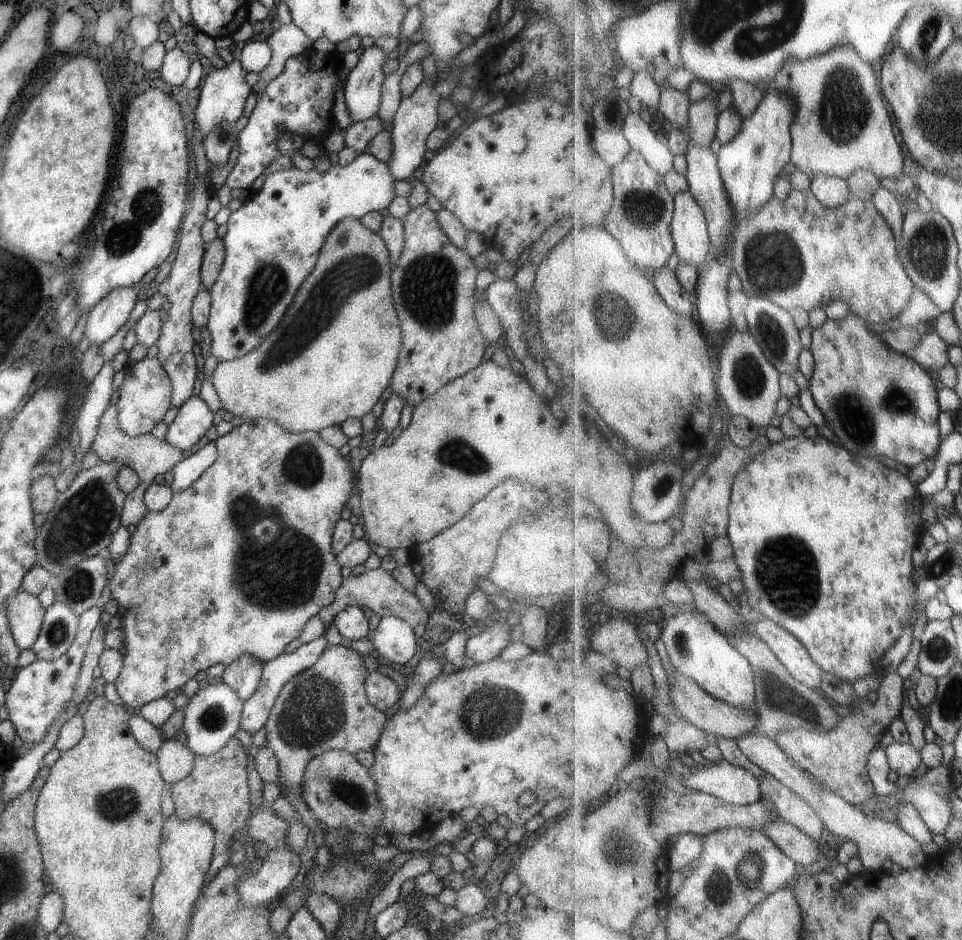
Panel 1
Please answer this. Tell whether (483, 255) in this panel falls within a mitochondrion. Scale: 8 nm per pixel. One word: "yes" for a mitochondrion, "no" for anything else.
no

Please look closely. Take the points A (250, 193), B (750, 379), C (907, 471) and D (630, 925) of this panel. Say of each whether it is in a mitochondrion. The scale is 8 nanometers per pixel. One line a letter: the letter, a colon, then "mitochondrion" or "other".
A: other
B: mitochondrion
C: other
D: other

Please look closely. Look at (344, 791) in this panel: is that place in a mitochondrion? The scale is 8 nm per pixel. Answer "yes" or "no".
yes

